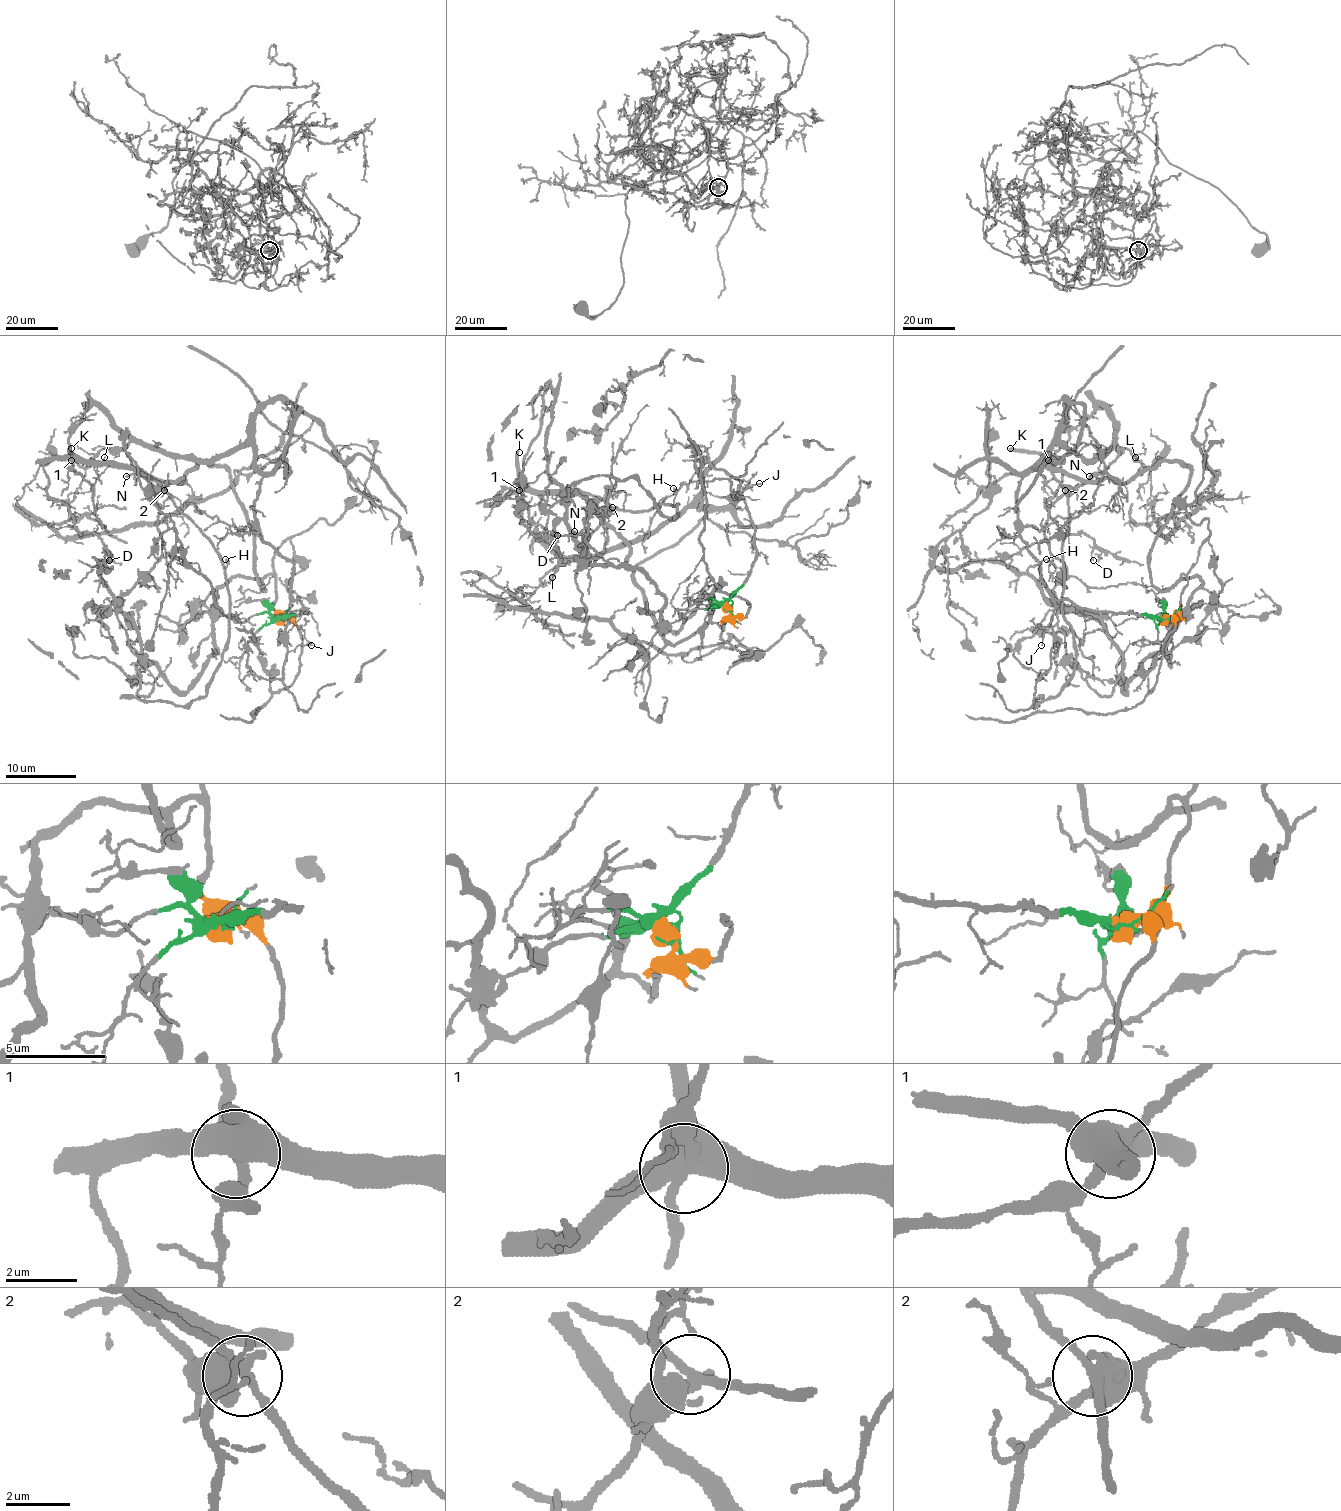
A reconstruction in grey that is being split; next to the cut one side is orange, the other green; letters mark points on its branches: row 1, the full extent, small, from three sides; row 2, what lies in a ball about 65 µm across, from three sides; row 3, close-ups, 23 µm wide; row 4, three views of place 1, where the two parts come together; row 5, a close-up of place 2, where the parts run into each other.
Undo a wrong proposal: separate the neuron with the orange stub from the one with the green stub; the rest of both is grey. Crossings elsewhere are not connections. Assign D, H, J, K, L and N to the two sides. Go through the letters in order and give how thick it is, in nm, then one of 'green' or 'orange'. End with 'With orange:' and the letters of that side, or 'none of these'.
D: 160 nm thick; orange
H: 90 nm thick; orange
J: 120 nm thick; green
K: 360 nm thick; orange
L: 130 nm thick; green
N: 200 nm thick; green
With orange: D, H, K

